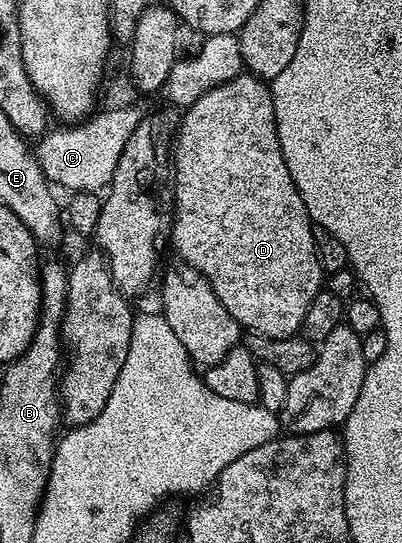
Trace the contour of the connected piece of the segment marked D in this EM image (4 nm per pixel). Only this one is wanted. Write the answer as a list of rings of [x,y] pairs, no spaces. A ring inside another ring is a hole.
[[[244,73],[197,97],[197,101],[193,101],[193,105],[186,108],[181,115],[179,134],[173,144],[173,175],[174,171],[175,219],[173,215],[169,223],[169,235],[171,231],[171,243],[175,246],[176,253],[183,258],[180,260],[186,266],[198,269],[211,282],[213,293],[217,293],[221,305],[229,309],[229,313],[239,323],[240,328],[270,339],[292,338],[302,328],[305,313],[309,305],[313,305],[313,297],[317,297],[317,293],[324,286],[325,272],[323,266],[319,264],[319,254],[315,251],[313,224],[305,209],[305,201],[301,201],[301,193],[297,193],[297,185],[293,177],[289,177],[289,169],[281,153],[281,141],[277,137],[270,86],[257,75]]]

